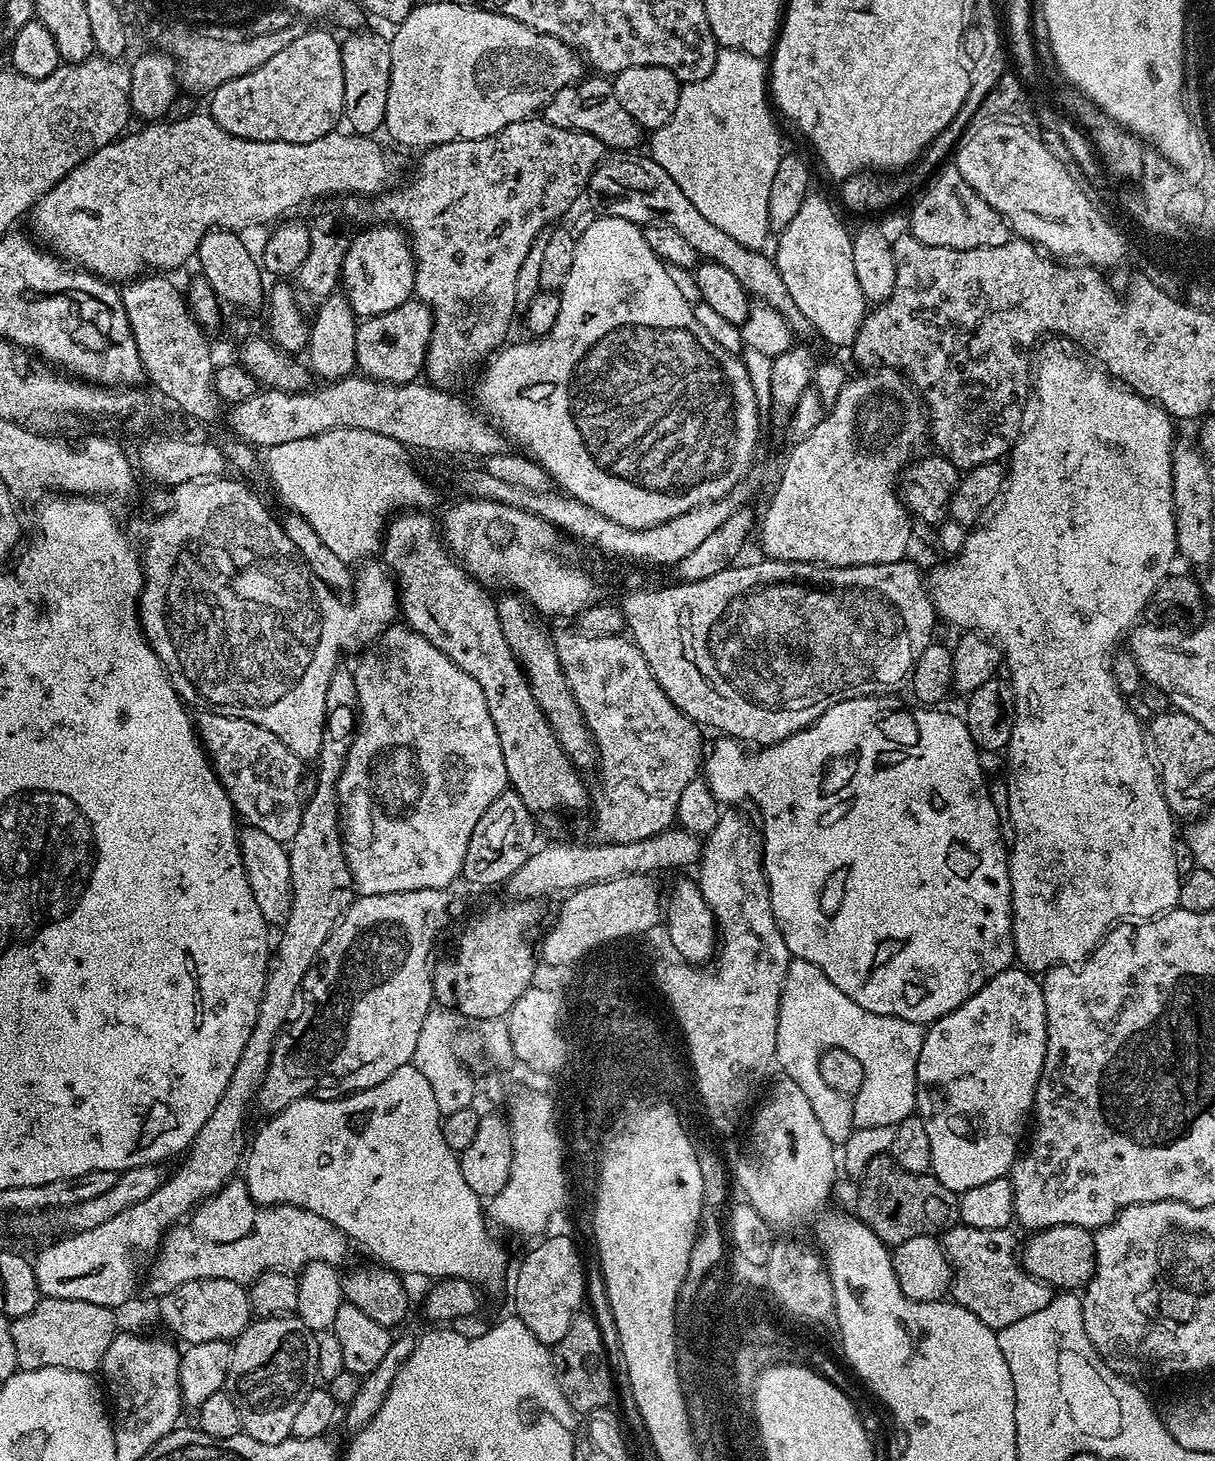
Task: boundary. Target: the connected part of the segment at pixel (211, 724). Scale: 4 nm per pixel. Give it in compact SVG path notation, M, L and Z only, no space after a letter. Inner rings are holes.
M207 710L199 715L200 720L198 716L194 724L198 739L212 771L230 798L235 815L251 827L270 834L270 838L291 842L298 833L302 811L299 794L301 761L268 728Z

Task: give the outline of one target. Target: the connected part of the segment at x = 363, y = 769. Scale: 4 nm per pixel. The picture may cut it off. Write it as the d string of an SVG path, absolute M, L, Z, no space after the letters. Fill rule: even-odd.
M400 622L385 627L383 631L384 633L373 642L372 649L361 658L360 665L354 668L358 723L351 736L351 744L336 784L340 841L344 847L344 857L352 875L355 891L361 896L385 896L427 888L447 889L448 883L463 873L464 859L470 846L470 834L474 834L474 826L478 826L486 806L490 806L490 802L494 802L494 798L498 798L498 794L502 794L509 787L506 762L502 758L502 742L498 740L494 718L490 718L482 686L478 686L478 682L474 682L474 678L470 678L470 674L466 674L466 670L454 663L440 649L439 644L429 639L423 631Z

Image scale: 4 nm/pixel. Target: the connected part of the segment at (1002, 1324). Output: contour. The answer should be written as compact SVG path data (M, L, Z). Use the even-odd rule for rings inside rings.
M957 1223L955 1226L949 1227L942 1236L944 1250L948 1253L948 1262L952 1266L951 1299L966 1310L970 1310L970 1314L974 1314L979 1320L986 1322L986 1326L990 1326L993 1330L1005 1328L1014 1322L1022 1322L1022 1318L1045 1308L1054 1295L1053 1289L1049 1285L1044 1284L1041 1280L1035 1280L1024 1269L1021 1257L1018 1255L1018 1244L1016 1248L1016 1236L1012 1231L1011 1227L978 1230L978 1226Z

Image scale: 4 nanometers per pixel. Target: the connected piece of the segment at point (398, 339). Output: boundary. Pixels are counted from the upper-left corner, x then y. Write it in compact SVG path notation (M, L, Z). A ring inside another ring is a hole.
M418 299L407 300L386 314L369 316L357 323L355 367L369 380L386 384L413 383L423 373L431 339L432 312Z

